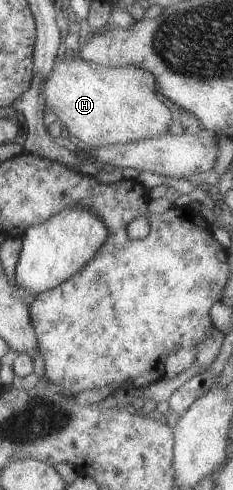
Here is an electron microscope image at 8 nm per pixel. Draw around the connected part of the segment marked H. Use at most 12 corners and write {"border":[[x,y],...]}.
{"border":[[78,55],[45,106],[88,147],[159,138],[172,123],[150,72]]}

